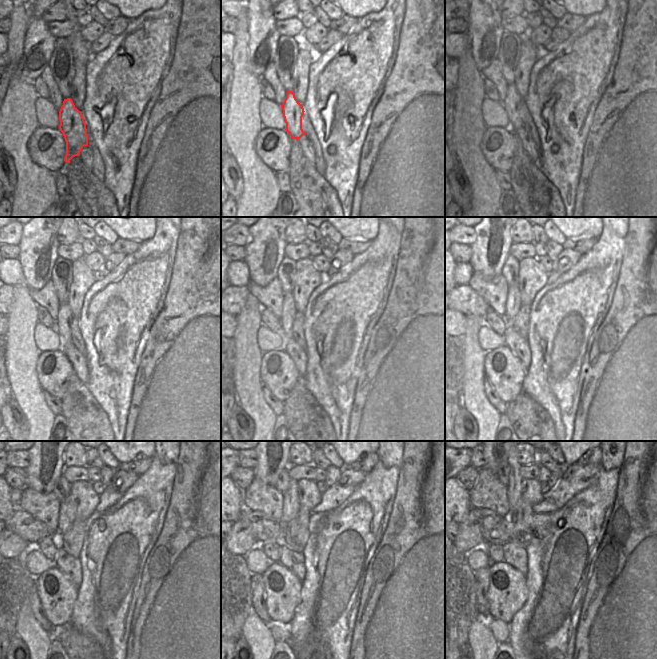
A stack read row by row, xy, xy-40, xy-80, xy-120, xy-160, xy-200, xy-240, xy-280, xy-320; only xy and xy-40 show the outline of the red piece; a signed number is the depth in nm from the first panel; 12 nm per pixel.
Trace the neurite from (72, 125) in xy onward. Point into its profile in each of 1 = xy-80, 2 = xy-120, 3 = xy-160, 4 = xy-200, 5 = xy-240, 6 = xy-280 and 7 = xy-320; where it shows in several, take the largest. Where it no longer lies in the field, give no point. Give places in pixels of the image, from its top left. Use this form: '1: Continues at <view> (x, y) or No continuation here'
1: Continues at xy-80 (513, 102)
2: Continues at xy-120 (65, 316)
3: Continues at xy-160 (287, 318)
4: Continues at xy-200 (513, 304)
5: Continues at xy-240 (67, 509)
6: Continues at xy-280 (291, 507)
7: Continues at xy-320 (514, 489).

